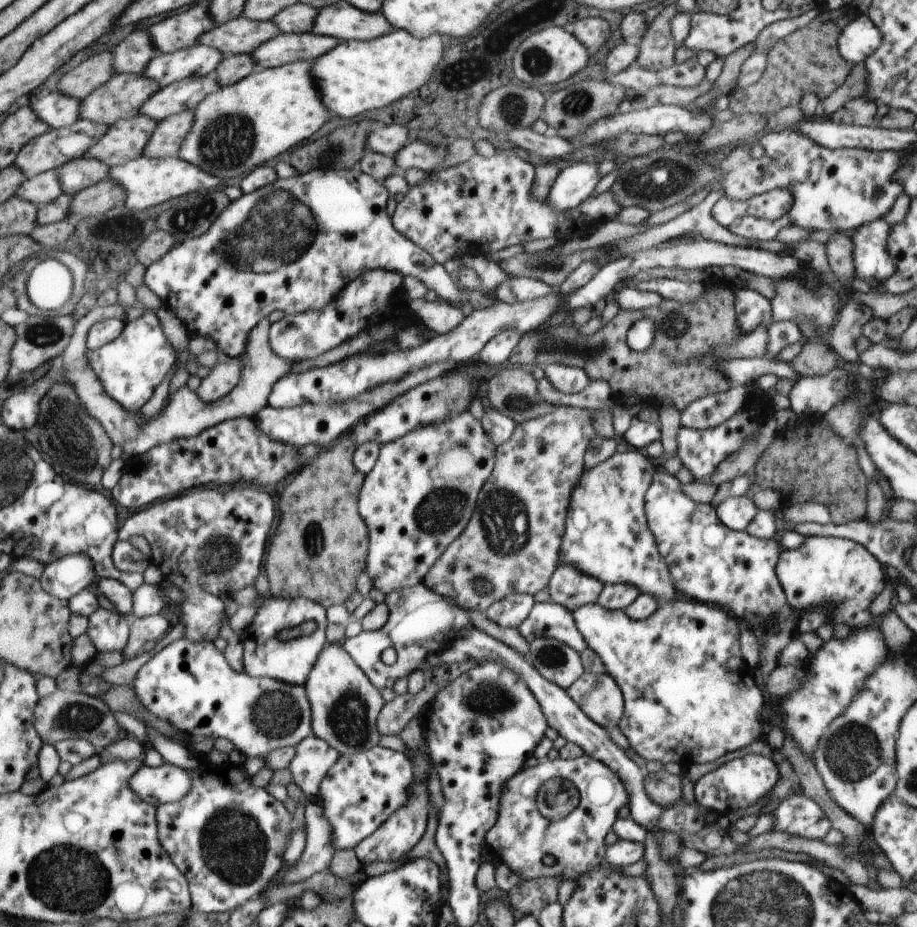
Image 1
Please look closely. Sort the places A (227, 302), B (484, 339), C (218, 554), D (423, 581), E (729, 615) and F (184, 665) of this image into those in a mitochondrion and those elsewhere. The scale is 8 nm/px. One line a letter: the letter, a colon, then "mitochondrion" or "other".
A: other
B: other
C: mitochondrion
D: other
E: other
F: other

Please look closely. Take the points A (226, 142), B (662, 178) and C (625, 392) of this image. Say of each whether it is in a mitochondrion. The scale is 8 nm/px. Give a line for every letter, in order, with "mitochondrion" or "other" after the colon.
A: mitochondrion
B: mitochondrion
C: other

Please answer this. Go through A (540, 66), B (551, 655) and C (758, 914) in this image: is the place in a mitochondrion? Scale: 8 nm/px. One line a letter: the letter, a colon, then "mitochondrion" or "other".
A: mitochondrion
B: mitochondrion
C: mitochondrion

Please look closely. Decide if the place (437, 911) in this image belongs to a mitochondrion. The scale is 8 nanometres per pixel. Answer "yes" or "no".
no

